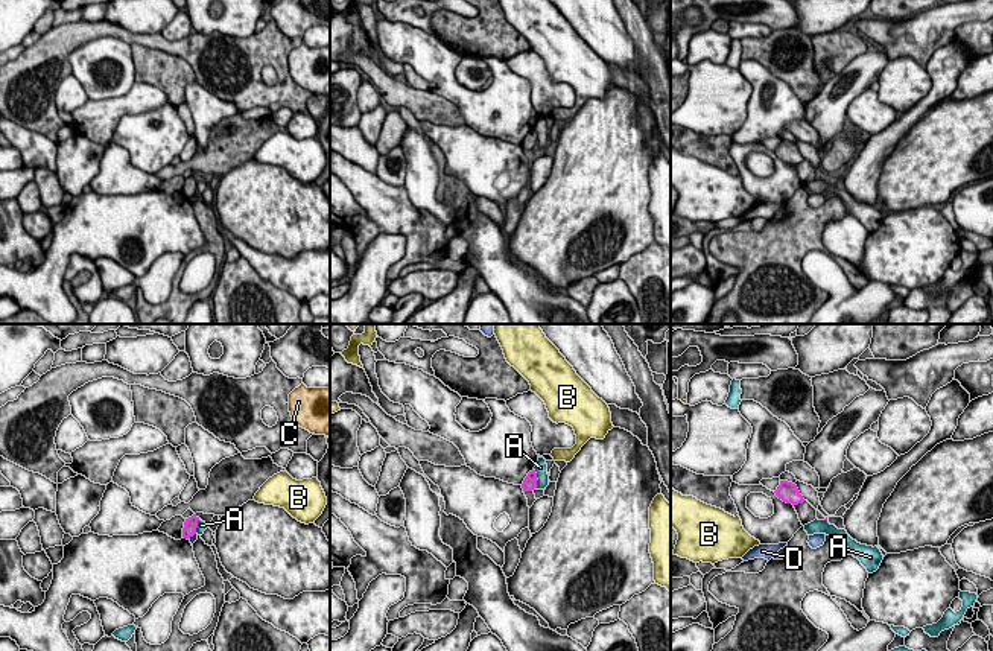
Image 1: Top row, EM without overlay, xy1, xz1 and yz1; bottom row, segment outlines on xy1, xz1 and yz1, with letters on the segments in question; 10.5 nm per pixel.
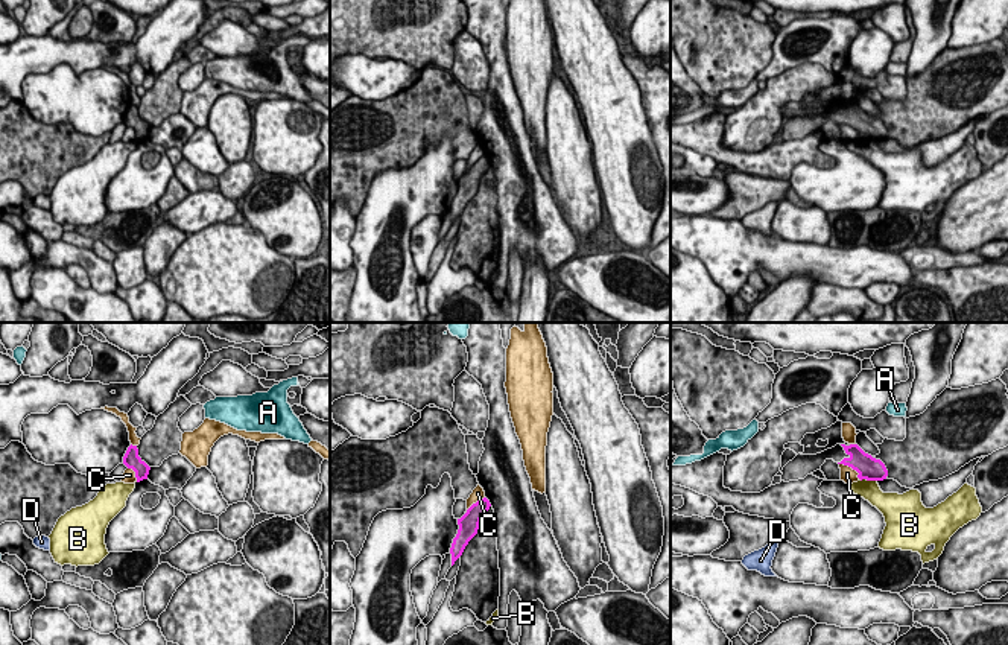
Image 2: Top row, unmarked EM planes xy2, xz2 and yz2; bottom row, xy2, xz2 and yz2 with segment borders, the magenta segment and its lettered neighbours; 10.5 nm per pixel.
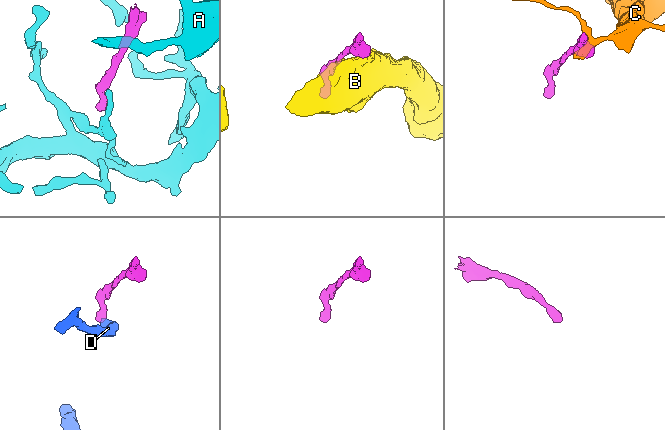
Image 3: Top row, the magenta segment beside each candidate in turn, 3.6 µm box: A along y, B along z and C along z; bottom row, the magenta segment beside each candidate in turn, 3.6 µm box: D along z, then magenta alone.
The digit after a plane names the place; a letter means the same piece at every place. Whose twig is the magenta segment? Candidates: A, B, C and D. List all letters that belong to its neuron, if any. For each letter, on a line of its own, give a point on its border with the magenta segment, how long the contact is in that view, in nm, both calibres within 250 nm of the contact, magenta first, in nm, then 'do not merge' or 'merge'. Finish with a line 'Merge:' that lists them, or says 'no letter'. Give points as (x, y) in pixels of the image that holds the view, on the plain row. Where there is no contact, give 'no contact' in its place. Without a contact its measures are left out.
A: xz1 (536, 137) | 220 nm | 140/130 nm | do not merge
B: yz2 (868, 139) | 180 nm | 240/220 nm | do not merge
C: yz2 (852, 127) | 300 nm | 240/160 nm | do not merge
D: xy1 (190, 195) | 120 nm | 140/70 nm | do not merge
Merge: no letter

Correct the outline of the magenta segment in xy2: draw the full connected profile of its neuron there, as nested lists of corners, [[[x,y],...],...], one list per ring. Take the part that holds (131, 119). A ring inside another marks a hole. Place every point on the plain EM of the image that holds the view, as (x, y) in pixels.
[[[131,103],[128,106],[123,116],[123,123],[135,131],[137,141],[147,138],[151,126],[138,116],[137,105]]]

